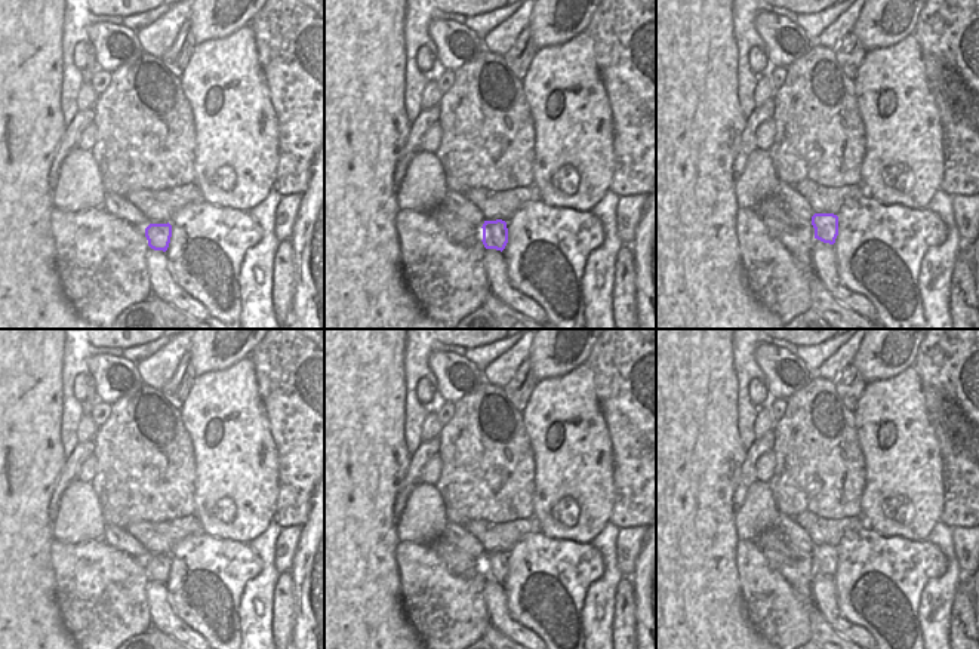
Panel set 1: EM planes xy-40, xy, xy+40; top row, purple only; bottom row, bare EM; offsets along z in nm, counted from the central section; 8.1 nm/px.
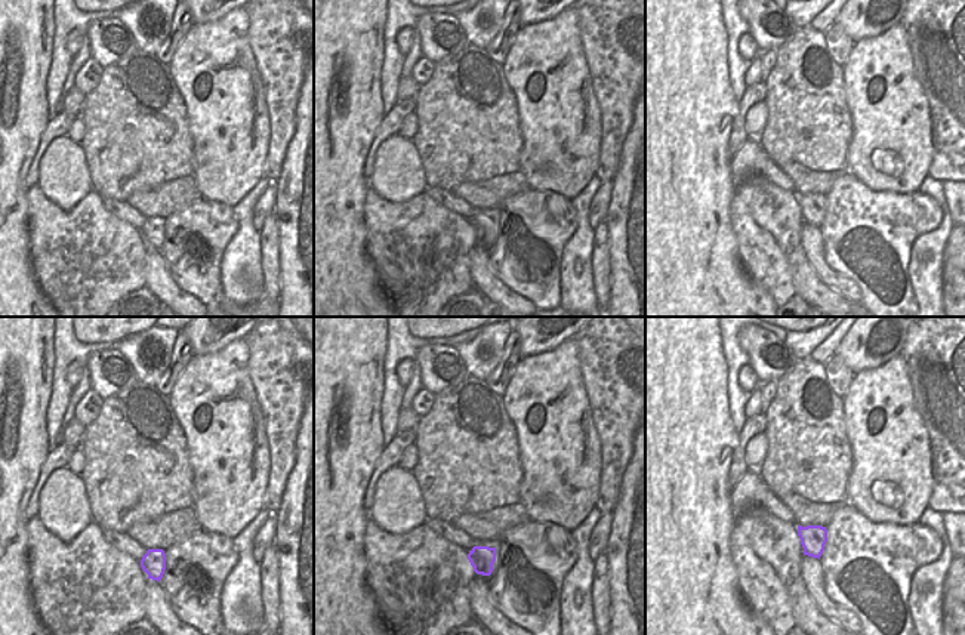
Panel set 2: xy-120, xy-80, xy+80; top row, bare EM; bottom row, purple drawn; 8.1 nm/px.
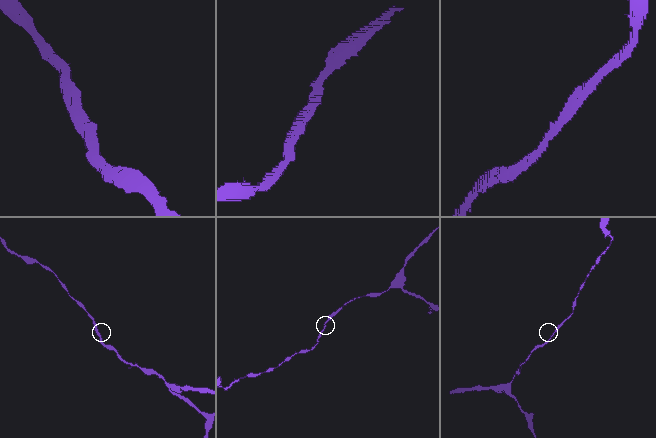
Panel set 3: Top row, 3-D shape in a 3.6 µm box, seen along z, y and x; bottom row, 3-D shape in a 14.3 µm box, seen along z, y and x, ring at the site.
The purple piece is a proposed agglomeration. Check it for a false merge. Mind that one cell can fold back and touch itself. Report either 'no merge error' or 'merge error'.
no merge error

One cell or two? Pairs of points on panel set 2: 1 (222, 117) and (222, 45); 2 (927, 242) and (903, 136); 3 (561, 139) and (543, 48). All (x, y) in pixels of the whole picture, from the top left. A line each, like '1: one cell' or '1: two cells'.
1: one cell
2: two cells
3: one cell

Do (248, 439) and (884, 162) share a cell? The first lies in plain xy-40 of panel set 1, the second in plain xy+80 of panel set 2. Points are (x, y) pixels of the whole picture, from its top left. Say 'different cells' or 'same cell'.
same cell

